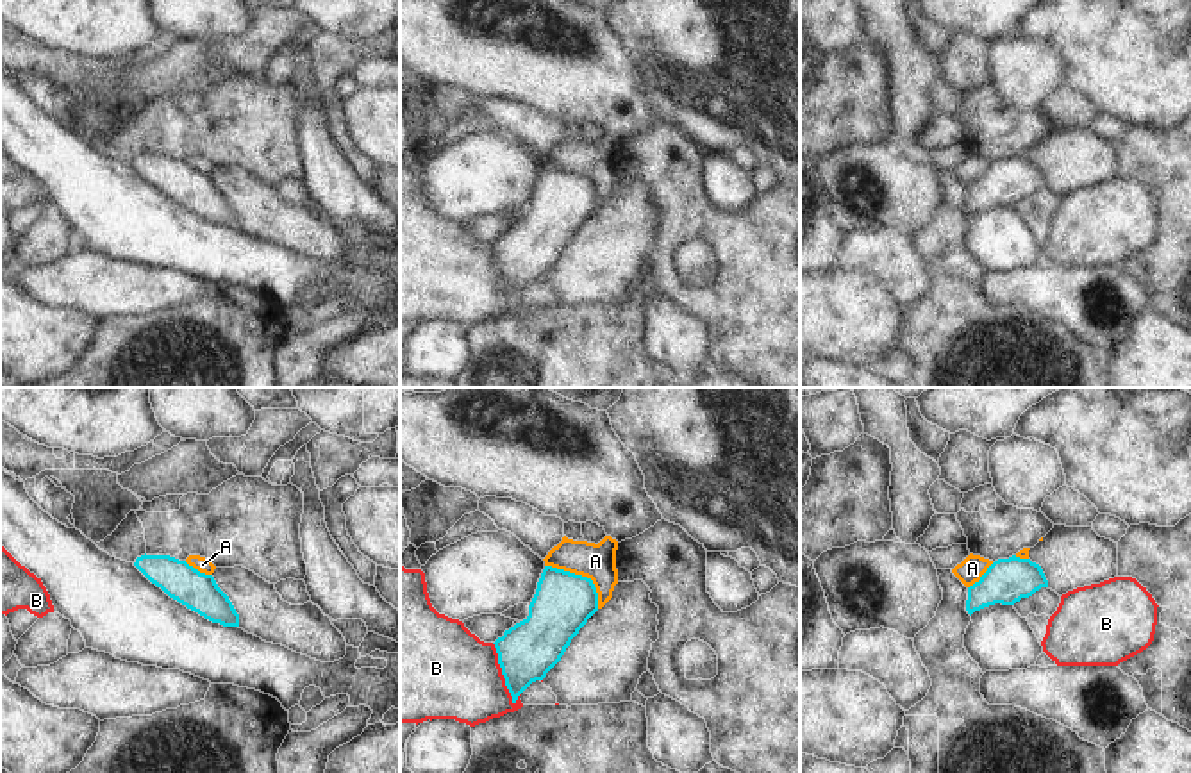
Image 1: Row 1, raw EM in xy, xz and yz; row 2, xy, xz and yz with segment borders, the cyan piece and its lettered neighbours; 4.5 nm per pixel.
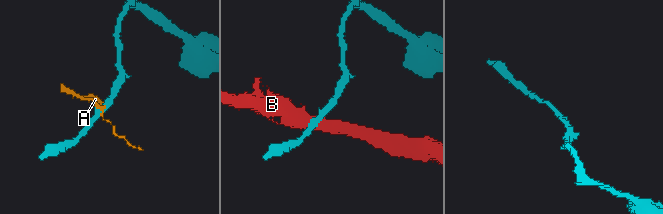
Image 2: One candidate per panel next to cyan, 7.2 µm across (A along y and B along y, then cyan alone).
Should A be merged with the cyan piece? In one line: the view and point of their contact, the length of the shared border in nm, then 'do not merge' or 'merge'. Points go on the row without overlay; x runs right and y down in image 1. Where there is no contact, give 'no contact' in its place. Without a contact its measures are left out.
contact xz (581, 175); length 320 nm; do not merge

